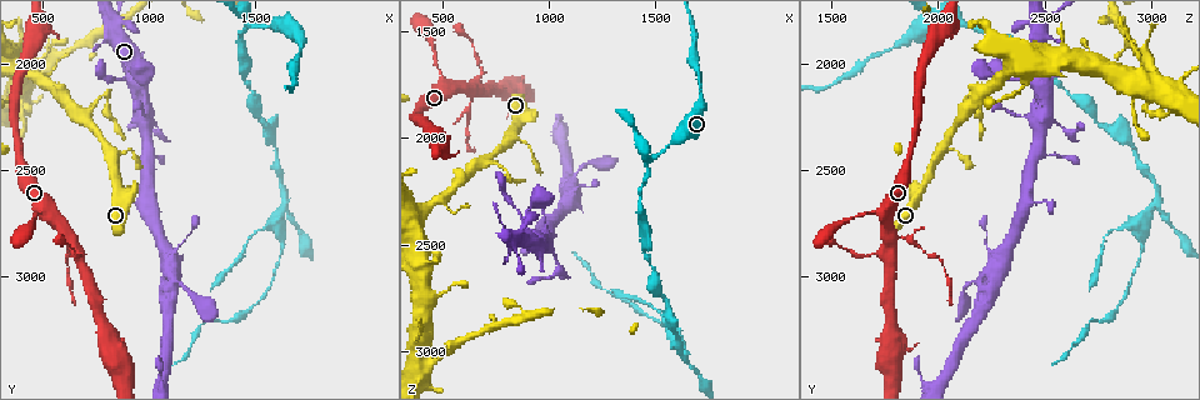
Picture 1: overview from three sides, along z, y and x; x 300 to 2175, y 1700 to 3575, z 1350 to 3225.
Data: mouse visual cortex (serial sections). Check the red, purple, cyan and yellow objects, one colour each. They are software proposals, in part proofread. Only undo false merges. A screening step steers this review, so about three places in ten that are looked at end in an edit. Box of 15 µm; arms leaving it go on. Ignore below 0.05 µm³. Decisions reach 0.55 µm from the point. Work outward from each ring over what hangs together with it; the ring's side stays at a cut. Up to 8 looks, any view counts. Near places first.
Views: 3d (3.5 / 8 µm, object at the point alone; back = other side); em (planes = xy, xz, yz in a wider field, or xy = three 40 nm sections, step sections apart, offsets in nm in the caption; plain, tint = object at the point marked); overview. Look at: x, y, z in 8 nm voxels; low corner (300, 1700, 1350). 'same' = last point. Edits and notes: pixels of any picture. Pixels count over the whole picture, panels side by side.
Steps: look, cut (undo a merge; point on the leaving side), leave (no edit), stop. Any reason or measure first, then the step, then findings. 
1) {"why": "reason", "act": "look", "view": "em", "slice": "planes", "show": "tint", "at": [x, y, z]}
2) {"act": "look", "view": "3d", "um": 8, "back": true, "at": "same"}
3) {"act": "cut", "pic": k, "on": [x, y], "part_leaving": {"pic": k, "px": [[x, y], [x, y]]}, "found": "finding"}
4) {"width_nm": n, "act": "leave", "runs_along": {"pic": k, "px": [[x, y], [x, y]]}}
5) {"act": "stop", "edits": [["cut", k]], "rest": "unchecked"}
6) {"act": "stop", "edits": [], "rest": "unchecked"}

{"why": "sudden change in width", "act": "look", "view": "3d", "um": 3.5, "at": [1710, 1920, 1800]}

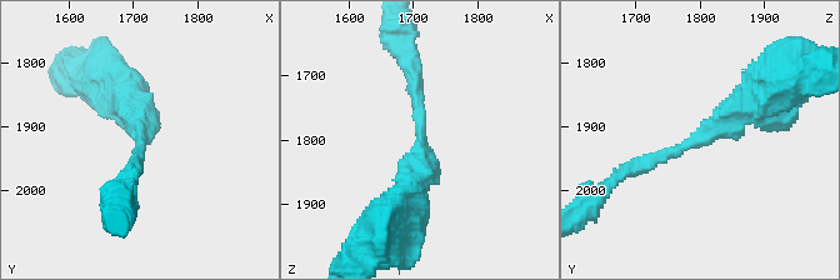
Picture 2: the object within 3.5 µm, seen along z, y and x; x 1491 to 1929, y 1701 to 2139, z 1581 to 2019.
{"why": "need the tissue", "act": "look", "view": "em", "slice": "planes", "show": "tint", "at": [1715, 1920, 1800]}

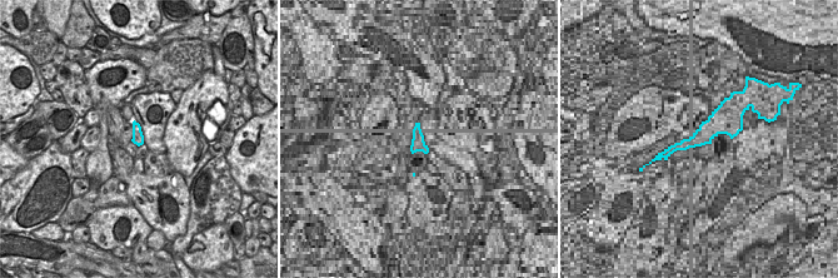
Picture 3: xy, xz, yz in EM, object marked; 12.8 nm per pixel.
{"arm_widths_nm": [200, 400], "act": "leave", "runs_along": {"pic": 2, "px": [[765, 100], [628, 170]]}, "found": "all the same cell"}

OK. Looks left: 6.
{"why": "calibre changes", "act": "look", "view": "3d", "um": 3.5, "at": [1480, 2120, 2590]}

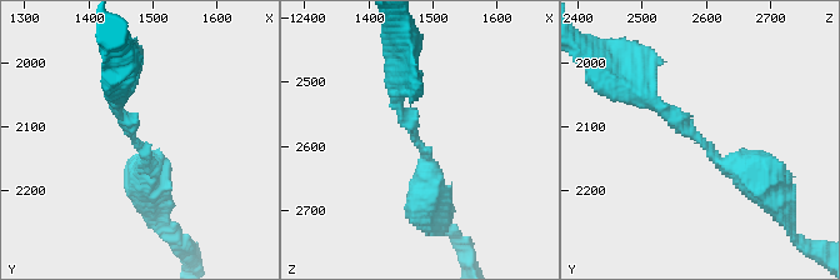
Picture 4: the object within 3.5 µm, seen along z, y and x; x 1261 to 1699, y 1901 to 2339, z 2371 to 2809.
{"arm_widths_nm": [200, 400], "act": "look", "view": "em", "slice": "planes", "show": "tint", "at": [1475, 2125, 2595]}

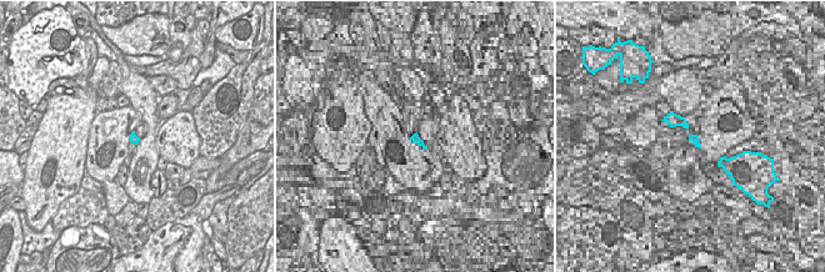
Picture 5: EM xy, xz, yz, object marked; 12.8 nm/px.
{"act": "leave", "runs_along": {"pic": 4, "px": [[640, 91], [718, 160], [765, 184]]}, "found": "one cell here"}

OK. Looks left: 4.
{"why": "side arm on a straight run", "act": "look", "view": "3d", "um": 8, "at": [1640, 2640, 3020]}

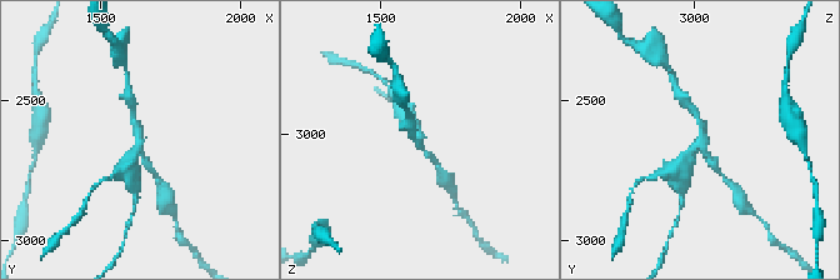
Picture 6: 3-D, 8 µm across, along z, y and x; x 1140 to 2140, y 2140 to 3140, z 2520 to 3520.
{"act": "look", "view": "3d", "um": 3.5, "back": true, "at": [1640, 2640, 3040]}

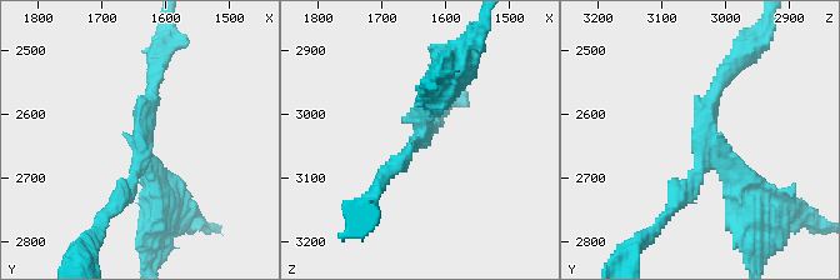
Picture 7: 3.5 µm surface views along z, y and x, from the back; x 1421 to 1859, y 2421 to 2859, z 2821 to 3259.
{"act": "look", "view": "em", "slice": "xy", "step": 5, "show": "tint", "at": [1640, 2650, 3030]}

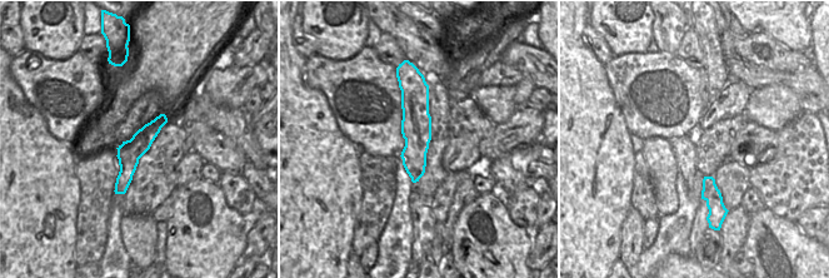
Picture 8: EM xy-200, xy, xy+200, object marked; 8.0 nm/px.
{"arms": 3, "act": "cut", "pic": 7, "on": [153, 206], "part_leaving": {"pic": 7, "px": [[718, 154], [740, 178], [755, 261]]}, "found": "a second cell is stuck on"}

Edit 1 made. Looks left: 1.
{"act": "stop", "edits": [["cut", 7]], "rest": "unchecked"}

